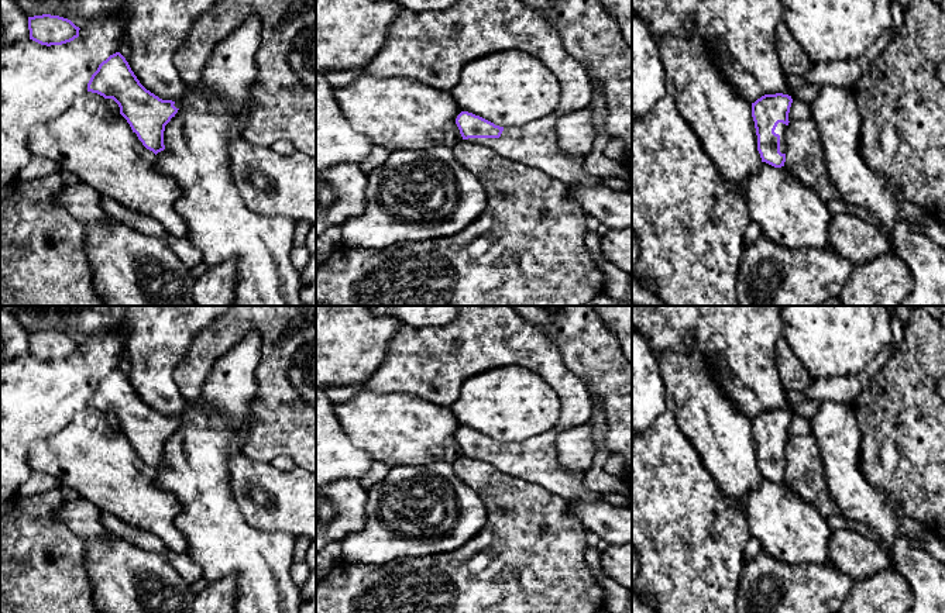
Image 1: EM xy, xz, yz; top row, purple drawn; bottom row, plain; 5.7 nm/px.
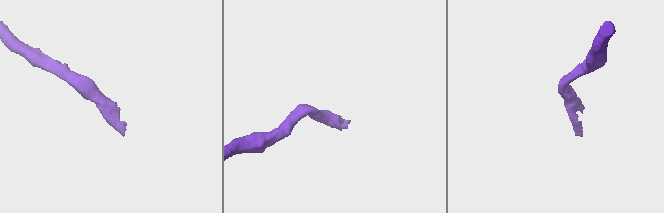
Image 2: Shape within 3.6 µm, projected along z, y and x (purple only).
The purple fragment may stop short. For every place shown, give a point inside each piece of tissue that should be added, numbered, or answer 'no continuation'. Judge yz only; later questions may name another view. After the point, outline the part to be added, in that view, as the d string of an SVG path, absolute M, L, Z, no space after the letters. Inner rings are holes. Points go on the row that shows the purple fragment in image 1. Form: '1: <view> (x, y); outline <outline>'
1: yz (782, 128); outline M779 123L774 132L780 135L780 152L787 154L787 125Z

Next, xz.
1: xz (432, 48); outline M458 0L443 11L415 13L403 10L388 30L379 52L365 66L378 79L413 79L436 89L451 89L458 83L463 68L480 56L515 49L539 59L560 82L559 107L547 117L520 127L504 127L499 138L468 138L472 145L487 147L502 158L570 185L605 185L604 178L585 172L587 156L567 155L560 149L556 124L568 113L591 104L592 83L584 65L564 48L559 32L522 0Z

